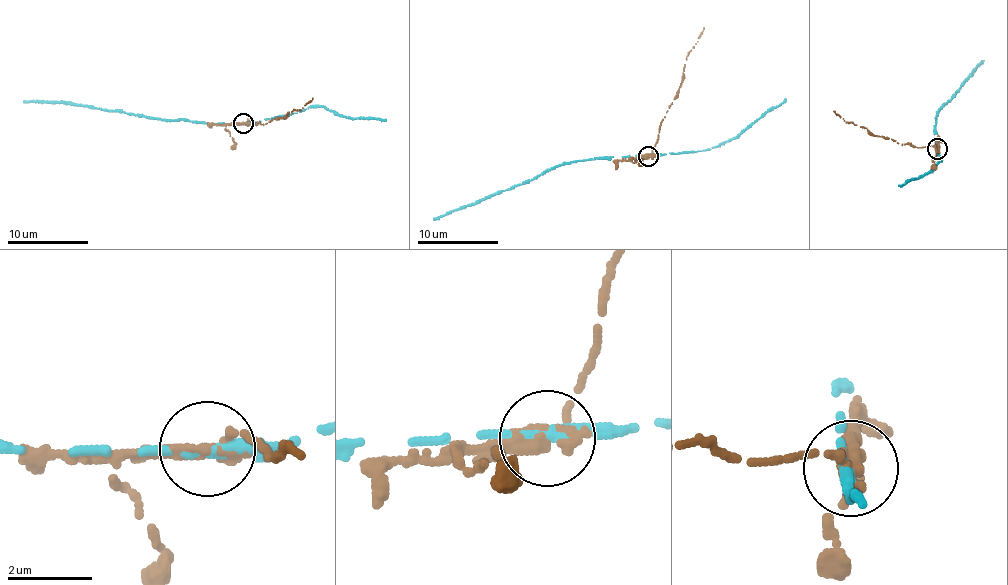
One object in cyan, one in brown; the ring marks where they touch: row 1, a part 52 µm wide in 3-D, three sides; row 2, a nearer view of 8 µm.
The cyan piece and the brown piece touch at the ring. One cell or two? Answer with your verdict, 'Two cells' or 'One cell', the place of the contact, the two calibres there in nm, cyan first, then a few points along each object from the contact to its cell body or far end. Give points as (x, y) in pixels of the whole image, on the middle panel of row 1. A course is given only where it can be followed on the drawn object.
Two cells. Place: (648, 156). Thickness 220 nm (cyan) against 440 nm. Course of cyan: (649, 156), (598, 157), (555, 165), (434, 220). Course of brown: (649, 156), (658, 129), (681, 84), (686, 57), (704, 27)

